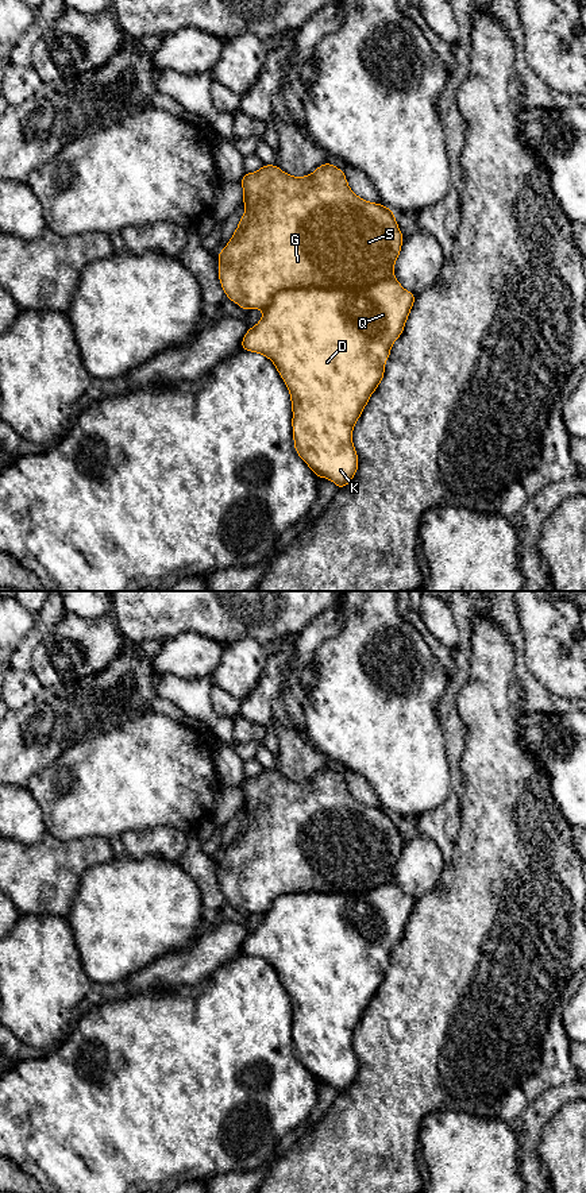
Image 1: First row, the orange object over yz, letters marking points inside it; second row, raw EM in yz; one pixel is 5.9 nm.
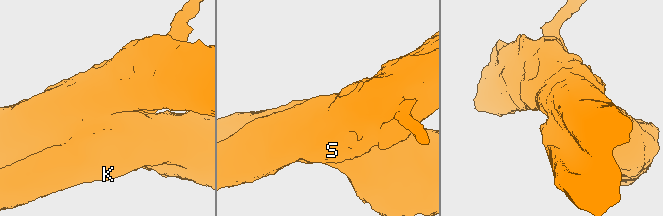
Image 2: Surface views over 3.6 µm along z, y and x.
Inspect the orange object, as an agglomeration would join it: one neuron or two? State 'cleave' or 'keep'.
cleave

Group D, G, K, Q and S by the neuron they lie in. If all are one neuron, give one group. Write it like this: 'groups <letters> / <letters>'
groups D K Q / G S

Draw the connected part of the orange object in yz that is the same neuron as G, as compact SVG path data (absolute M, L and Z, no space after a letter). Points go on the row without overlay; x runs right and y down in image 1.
M325 767L309 780L293 781L277 769L263 769L257 777L244 777L240 789L246 816L217 860L217 879L224 899L243 915L265 915L277 897L288 893L359 895L393 880L404 846L394 815L356 800L342 773Z

